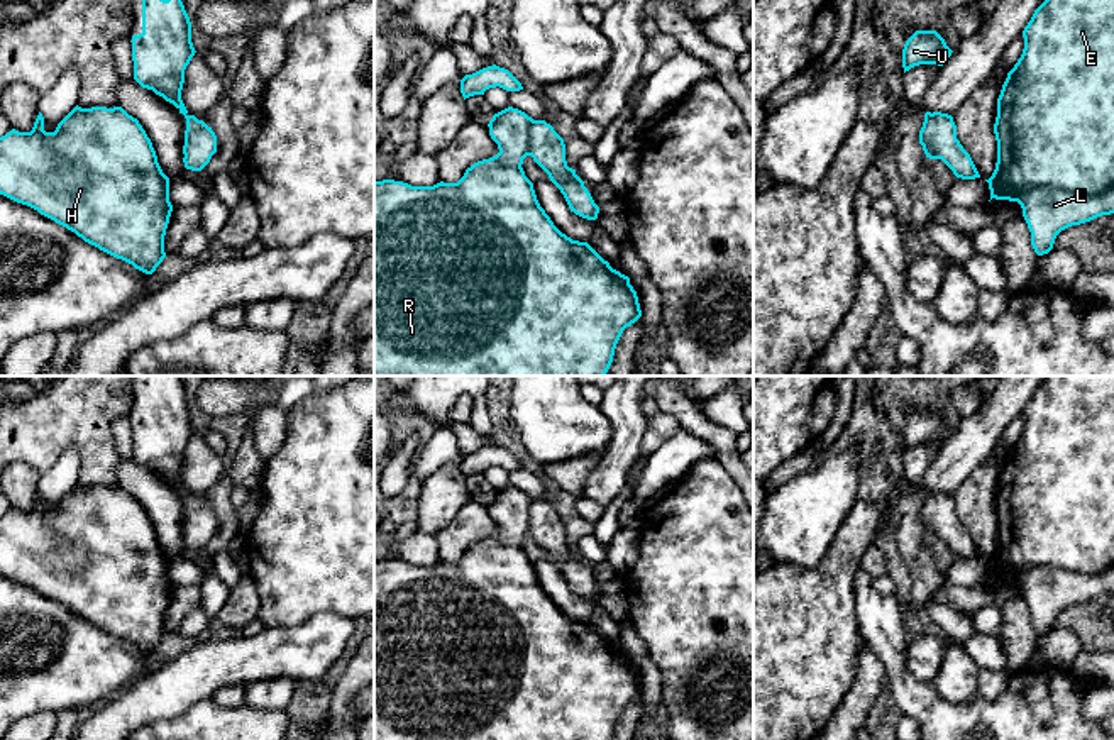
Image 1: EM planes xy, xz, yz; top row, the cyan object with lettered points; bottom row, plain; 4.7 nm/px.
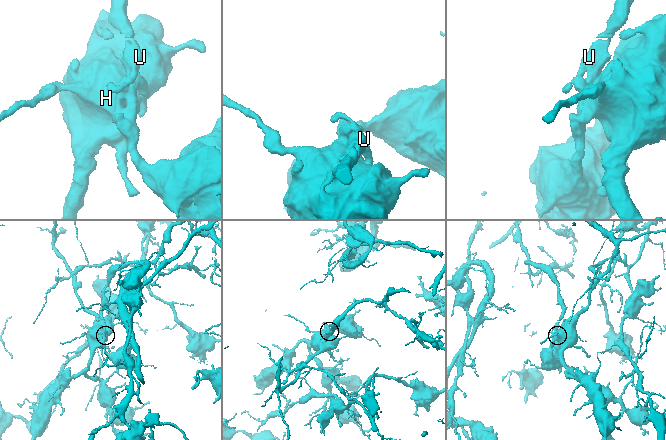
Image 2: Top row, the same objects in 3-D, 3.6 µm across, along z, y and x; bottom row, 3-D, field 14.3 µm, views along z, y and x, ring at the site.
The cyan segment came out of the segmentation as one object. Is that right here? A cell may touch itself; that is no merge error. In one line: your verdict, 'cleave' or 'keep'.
cleave

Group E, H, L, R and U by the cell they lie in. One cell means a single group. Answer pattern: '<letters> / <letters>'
E H L R / U

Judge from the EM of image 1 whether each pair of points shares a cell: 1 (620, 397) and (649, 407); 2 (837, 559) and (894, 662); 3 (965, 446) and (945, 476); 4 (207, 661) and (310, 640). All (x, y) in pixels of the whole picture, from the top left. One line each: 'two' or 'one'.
1: two
2: two
3: one
4: one

